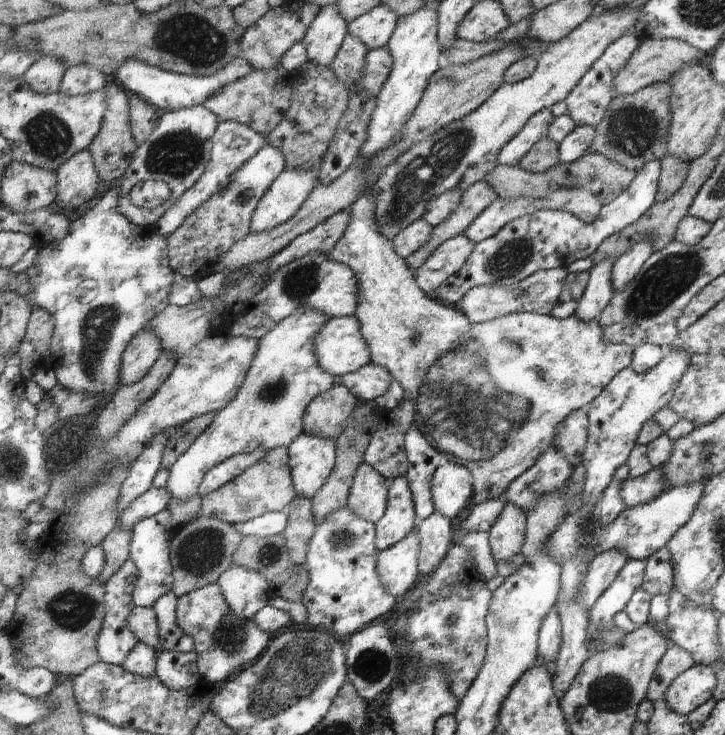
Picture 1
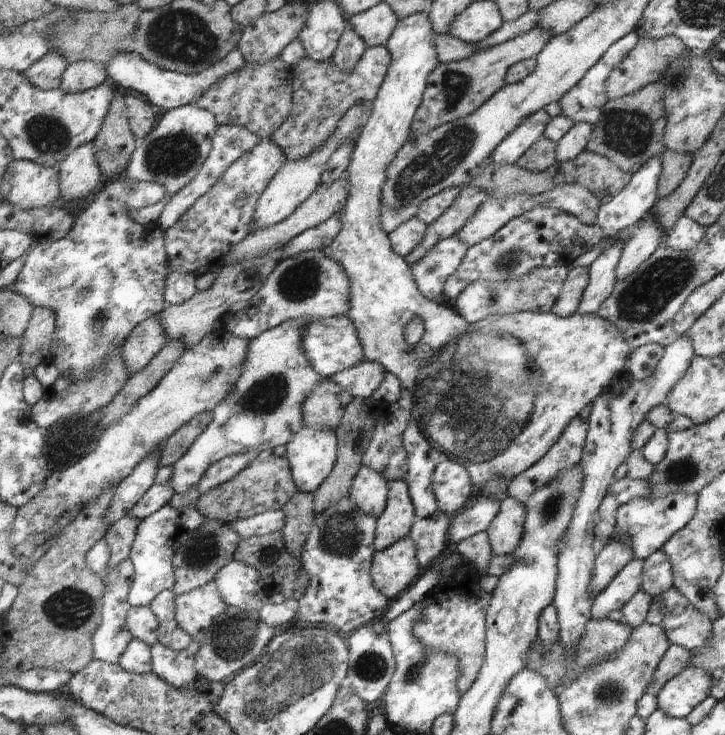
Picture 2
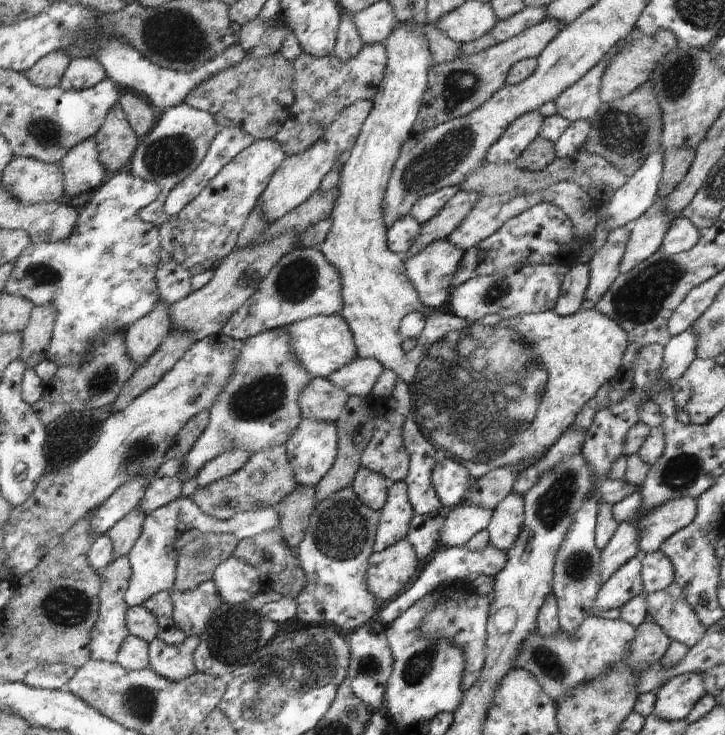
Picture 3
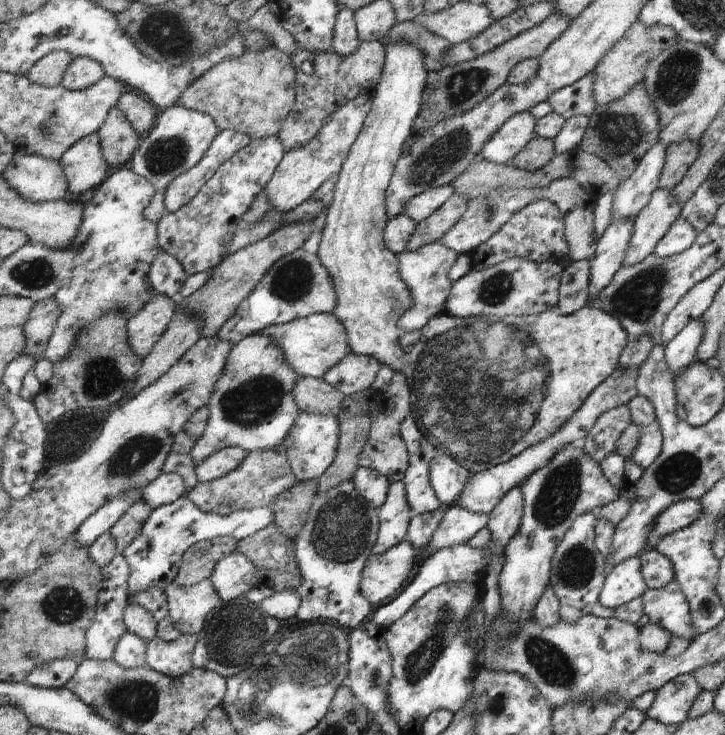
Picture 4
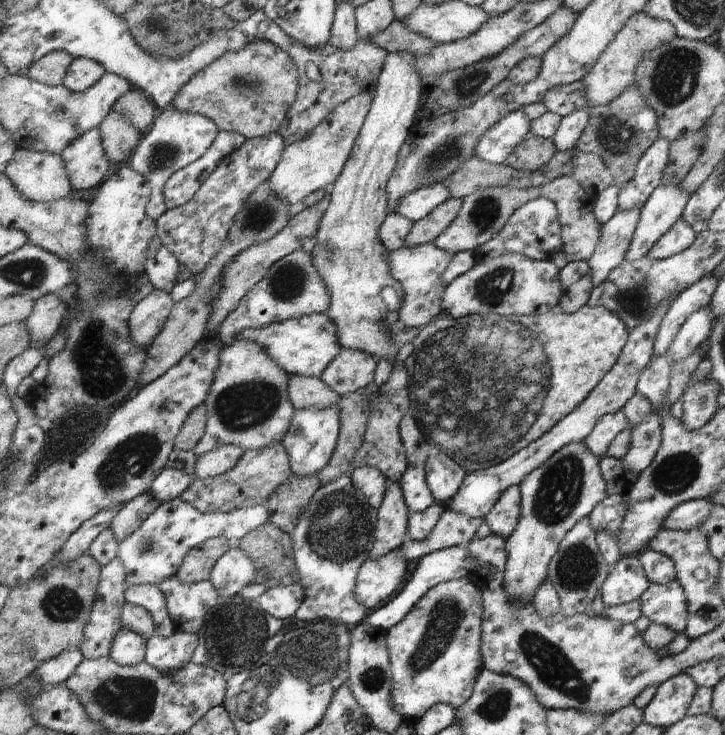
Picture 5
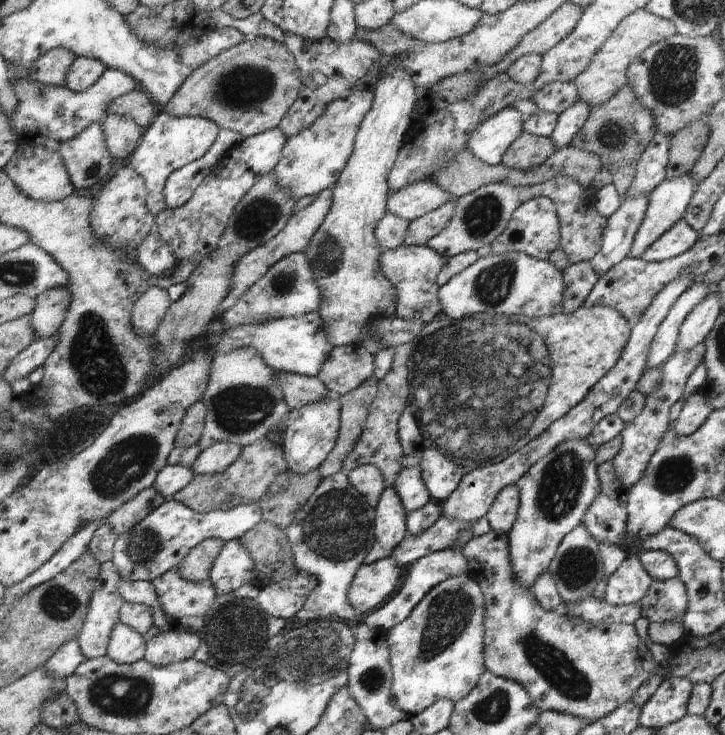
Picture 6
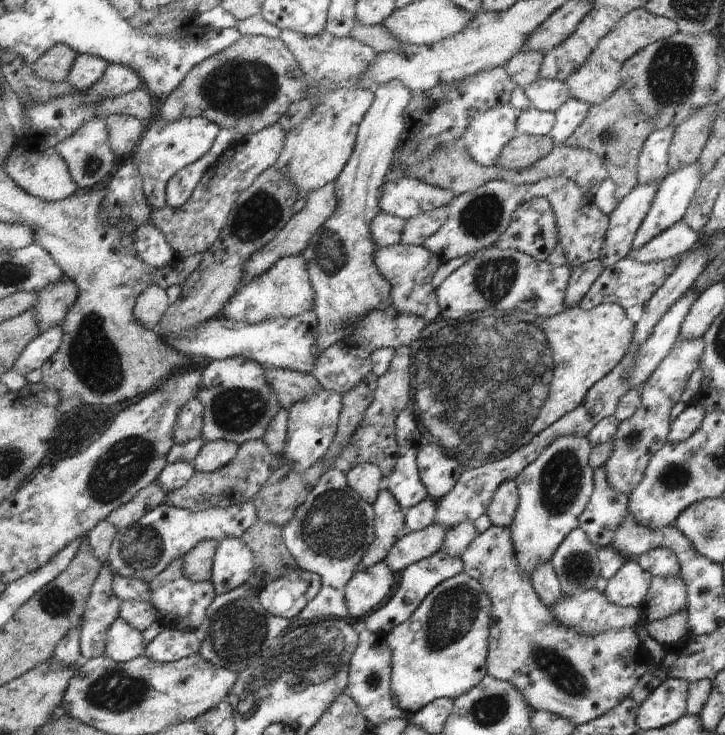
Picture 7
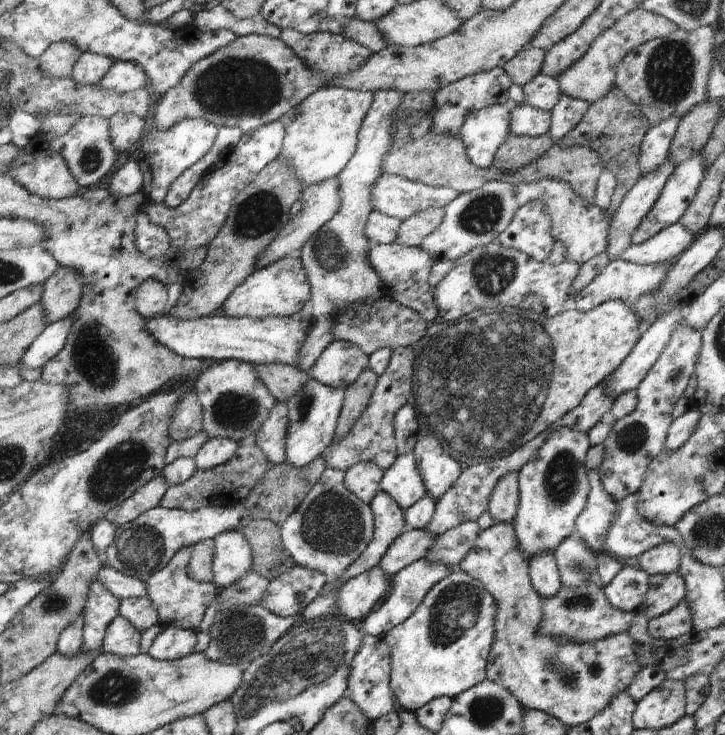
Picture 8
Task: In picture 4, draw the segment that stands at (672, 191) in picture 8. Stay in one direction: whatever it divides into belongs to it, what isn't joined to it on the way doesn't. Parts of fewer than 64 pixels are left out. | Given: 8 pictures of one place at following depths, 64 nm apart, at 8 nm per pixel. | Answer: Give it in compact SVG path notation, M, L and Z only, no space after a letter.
M655 189L647 206L635 216L632 222L632 233L626 246L623 266L633 266L643 258L651 255L657 241L670 228L671 223L680 216L677 200L668 190Z

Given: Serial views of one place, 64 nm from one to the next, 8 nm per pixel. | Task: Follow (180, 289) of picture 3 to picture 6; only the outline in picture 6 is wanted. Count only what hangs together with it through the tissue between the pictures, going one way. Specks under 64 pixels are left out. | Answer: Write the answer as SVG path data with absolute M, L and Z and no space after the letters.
M155 231L147 234L139 246L135 248L135 258L139 266L149 276L163 276L163 272L169 272L175 266L176 258L172 255L169 245L157 238Z

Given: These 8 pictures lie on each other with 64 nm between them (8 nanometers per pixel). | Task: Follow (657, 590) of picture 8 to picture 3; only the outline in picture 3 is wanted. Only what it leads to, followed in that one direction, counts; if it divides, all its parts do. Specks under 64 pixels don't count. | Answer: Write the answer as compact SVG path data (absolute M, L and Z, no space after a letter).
M672 583L658 592L645 594L646 614L657 624L670 641L693 647L704 634L701 624L693 615L682 591Z

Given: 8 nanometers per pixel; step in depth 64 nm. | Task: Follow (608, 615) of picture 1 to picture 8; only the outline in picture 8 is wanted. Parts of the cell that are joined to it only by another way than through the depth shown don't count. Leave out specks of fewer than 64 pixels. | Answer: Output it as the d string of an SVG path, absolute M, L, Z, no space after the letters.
M622 566L613 580L602 588L603 594L613 608L621 612L636 611L647 592L647 577L639 568Z

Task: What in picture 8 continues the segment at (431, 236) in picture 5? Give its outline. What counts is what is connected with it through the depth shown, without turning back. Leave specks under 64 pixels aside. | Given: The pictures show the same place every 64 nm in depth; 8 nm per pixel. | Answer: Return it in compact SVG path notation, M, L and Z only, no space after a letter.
M427 208L401 221L397 229L395 242L401 246L419 246L428 234L431 234L443 220L442 208Z

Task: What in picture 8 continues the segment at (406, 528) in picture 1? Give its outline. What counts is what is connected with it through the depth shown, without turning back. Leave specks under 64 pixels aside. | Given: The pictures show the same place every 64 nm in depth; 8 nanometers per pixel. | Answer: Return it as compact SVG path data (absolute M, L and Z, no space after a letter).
M377 491L368 505L373 516L373 530L369 544L361 552L361 556L347 570L343 570L337 582L323 585L318 596L327 596L338 591L339 586L347 580L378 565L389 545L405 531L406 522L403 520L402 508L397 506L385 492Z

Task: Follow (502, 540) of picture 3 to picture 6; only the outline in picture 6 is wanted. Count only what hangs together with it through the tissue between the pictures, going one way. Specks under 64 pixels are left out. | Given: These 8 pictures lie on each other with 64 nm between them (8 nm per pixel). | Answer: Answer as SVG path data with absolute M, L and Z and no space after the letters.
M514 484L501 488L495 494L495 500L484 514L491 531L507 534L511 530L518 509L518 492Z

